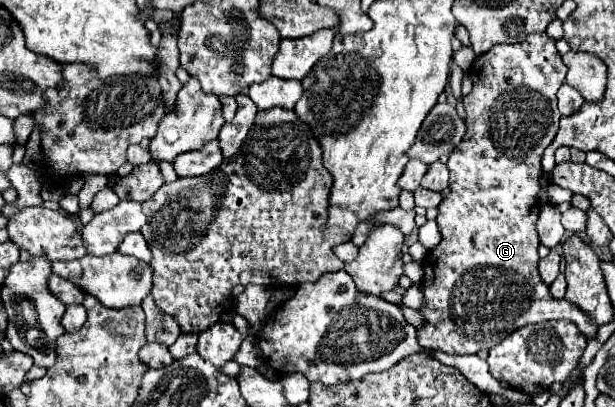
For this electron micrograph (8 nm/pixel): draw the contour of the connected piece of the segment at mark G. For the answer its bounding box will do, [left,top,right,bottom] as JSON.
[418,33,596,355]

